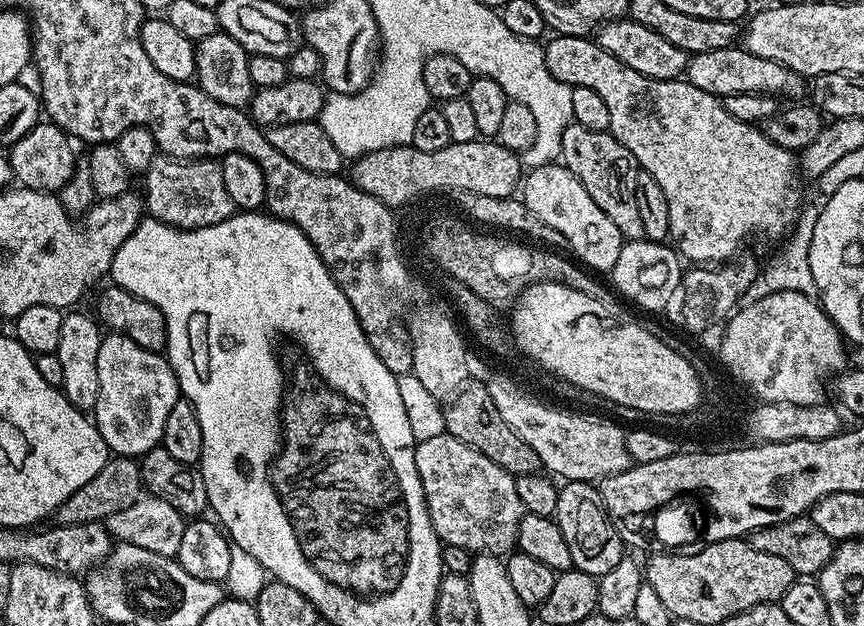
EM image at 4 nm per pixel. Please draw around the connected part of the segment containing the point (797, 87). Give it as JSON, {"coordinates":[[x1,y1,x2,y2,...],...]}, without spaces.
{"coordinates":[[733,46,726,50,710,50,706,54,698,54,692,56,688,61,686,79,688,83,698,86,698,90,706,90,706,94,711,96,733,96,734,94,750,94,751,92,762,92,765,96,775,96,783,98,783,96,796,96,792,98,800,98,806,92,805,77,799,76,794,70,790,70,786,66,782,66,778,62,770,62,770,58,758,58,758,54,750,54,742,46]]}

